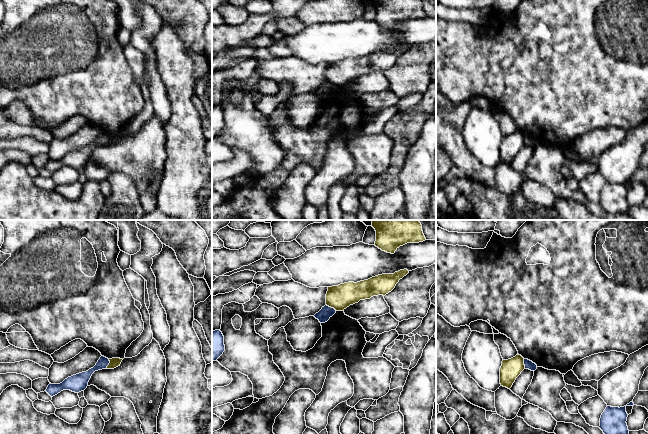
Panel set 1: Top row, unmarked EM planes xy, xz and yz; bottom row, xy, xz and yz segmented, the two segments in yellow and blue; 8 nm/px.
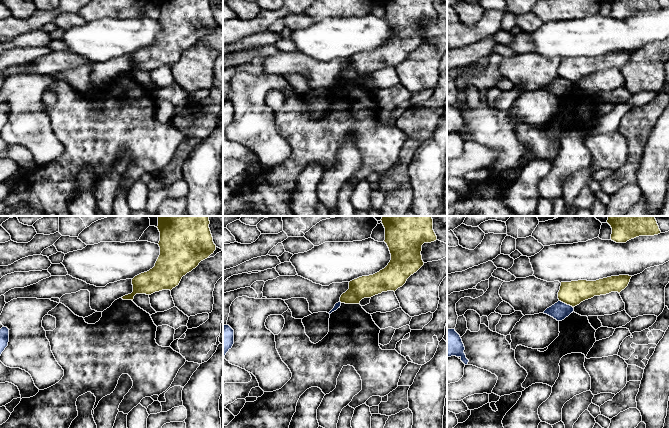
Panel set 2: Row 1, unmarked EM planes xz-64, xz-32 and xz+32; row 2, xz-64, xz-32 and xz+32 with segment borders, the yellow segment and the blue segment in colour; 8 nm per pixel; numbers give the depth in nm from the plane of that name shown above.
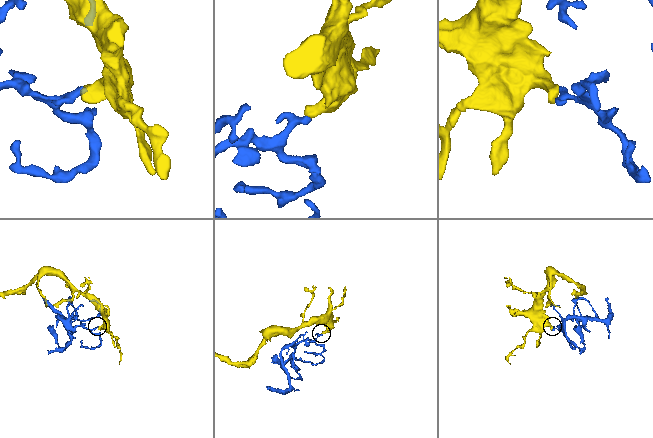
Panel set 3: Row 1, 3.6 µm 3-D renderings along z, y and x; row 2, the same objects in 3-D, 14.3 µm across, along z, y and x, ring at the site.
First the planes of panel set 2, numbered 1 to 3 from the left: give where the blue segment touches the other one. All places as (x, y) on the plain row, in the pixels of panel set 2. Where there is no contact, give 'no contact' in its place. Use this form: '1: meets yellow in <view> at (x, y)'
1: no contact
2: no contact
3: meets yellow in xz+32 at (566, 79)

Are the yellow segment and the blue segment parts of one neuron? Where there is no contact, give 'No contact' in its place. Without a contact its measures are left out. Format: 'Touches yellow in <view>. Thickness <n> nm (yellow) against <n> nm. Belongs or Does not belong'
Touches yellow in xz. Thickness 200 nm (yellow) against 100 nm. Does not belong

